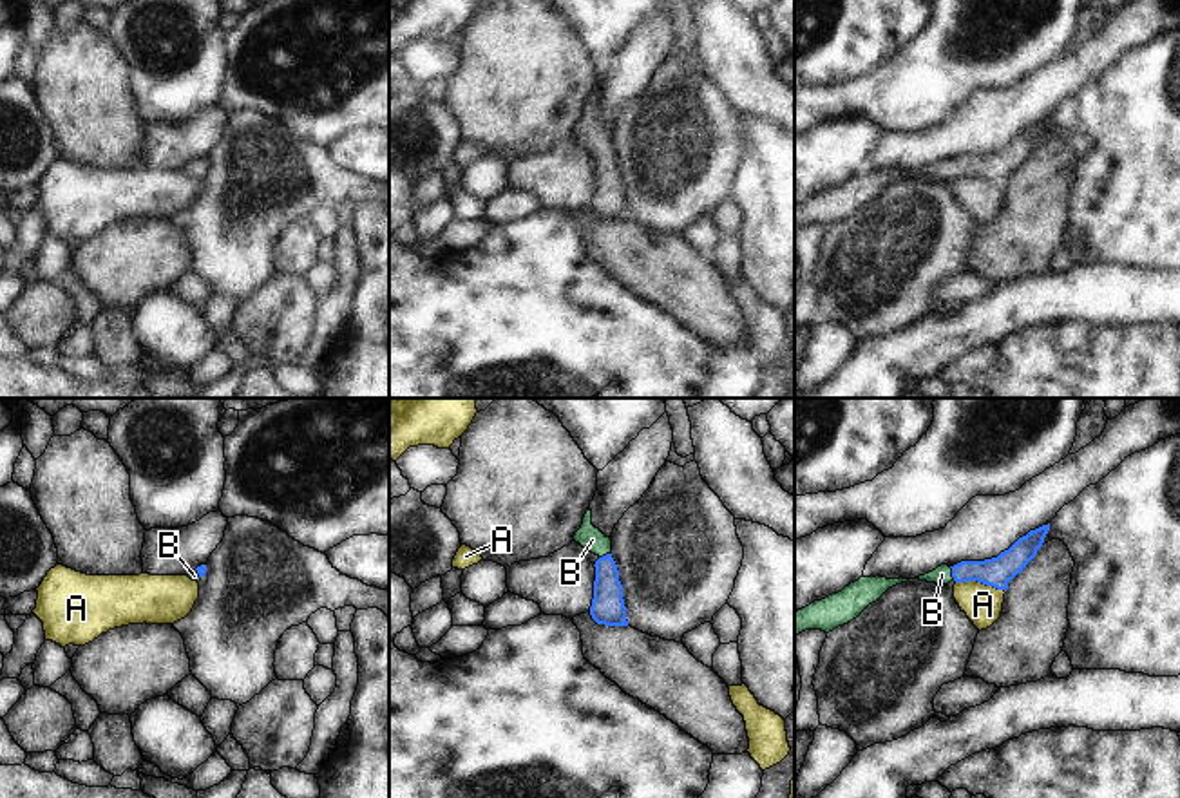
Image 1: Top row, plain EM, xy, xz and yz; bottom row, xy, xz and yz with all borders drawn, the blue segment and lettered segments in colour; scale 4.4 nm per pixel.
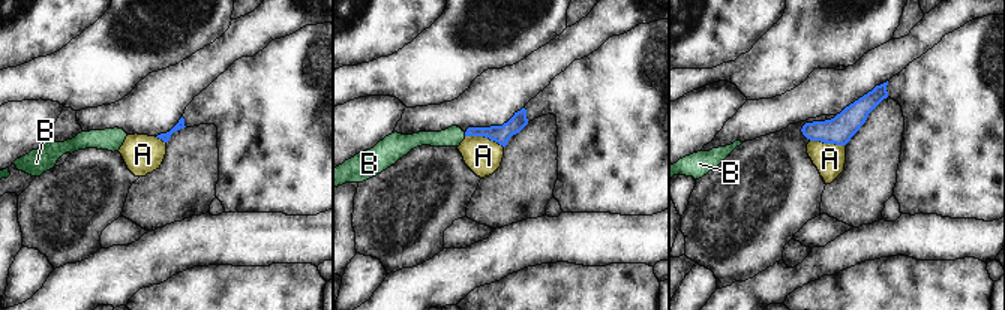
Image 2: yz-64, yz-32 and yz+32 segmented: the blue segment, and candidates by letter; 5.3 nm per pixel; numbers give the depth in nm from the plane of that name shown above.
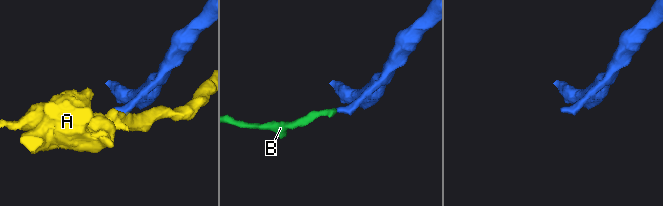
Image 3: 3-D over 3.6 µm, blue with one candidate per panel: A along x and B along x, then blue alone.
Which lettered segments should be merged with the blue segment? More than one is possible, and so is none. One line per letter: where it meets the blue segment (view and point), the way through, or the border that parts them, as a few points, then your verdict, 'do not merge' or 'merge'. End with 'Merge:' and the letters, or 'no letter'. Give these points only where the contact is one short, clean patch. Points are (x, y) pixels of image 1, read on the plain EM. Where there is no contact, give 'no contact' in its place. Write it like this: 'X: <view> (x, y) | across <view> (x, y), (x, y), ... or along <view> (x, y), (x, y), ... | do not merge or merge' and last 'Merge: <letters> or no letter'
A: yz (981, 176) | along yz (956, 176), (981, 176), (1005, 187) | do not merge
B: yz (952, 169) | across yz (998, 167), (952, 169), (942, 169) | merge
Merge: B

